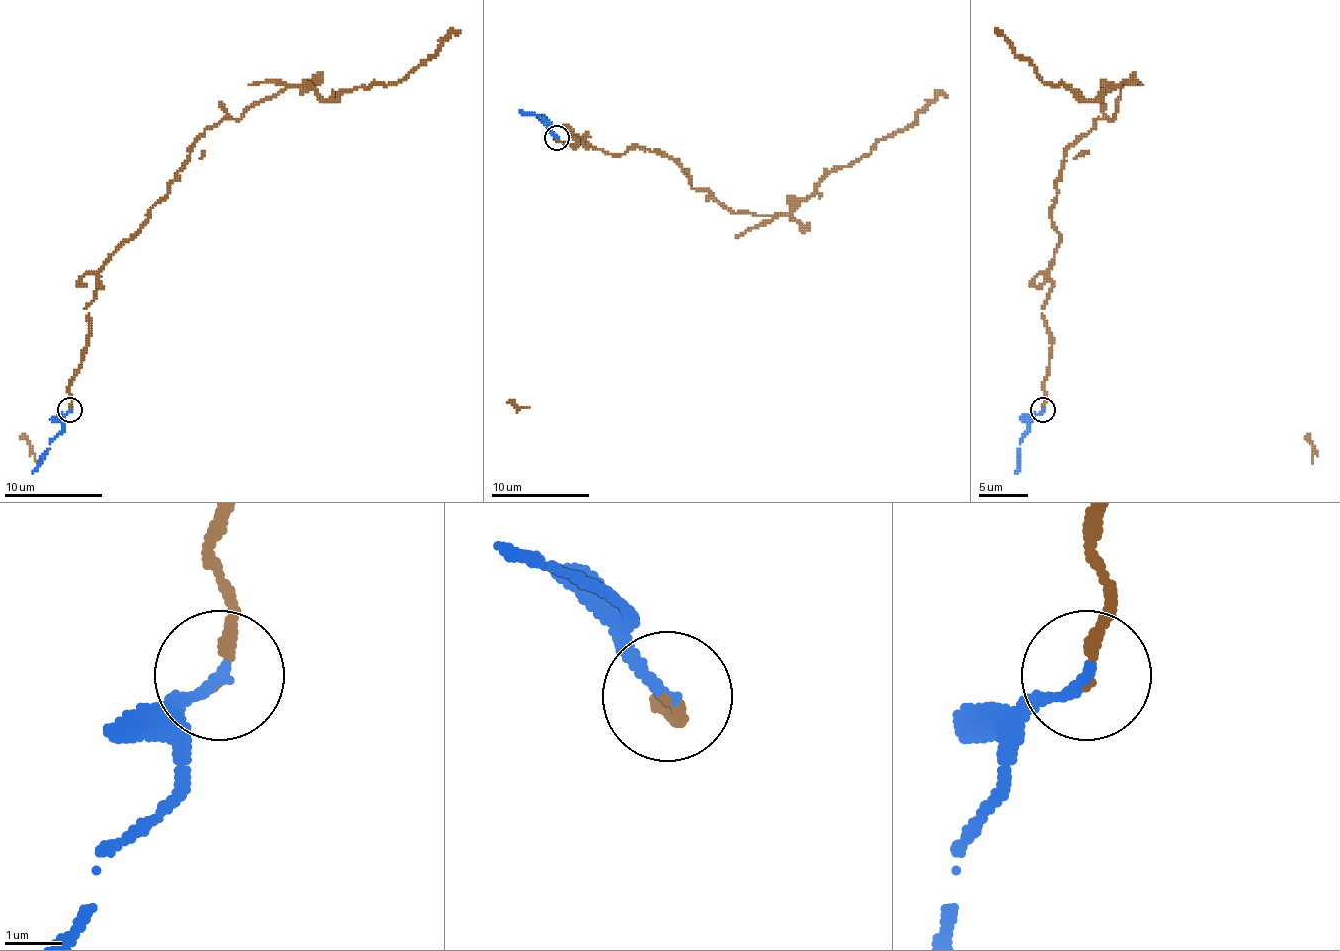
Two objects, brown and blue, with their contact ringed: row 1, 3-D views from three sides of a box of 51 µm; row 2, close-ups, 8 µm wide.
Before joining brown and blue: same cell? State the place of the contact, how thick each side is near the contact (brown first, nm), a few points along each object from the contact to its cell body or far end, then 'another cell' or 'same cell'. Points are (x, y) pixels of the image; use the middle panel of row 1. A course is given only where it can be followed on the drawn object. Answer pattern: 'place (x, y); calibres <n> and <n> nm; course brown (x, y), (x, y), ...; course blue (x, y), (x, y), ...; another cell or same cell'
place (557, 137); calibres 140 and 200 nm; course brown (556, 137), (610, 154), (635, 147), (672, 156), (694, 188), (738, 213), (787, 215), (822, 179), (947, 95); course blue (556, 137), (546, 120), (519, 110); same cell

